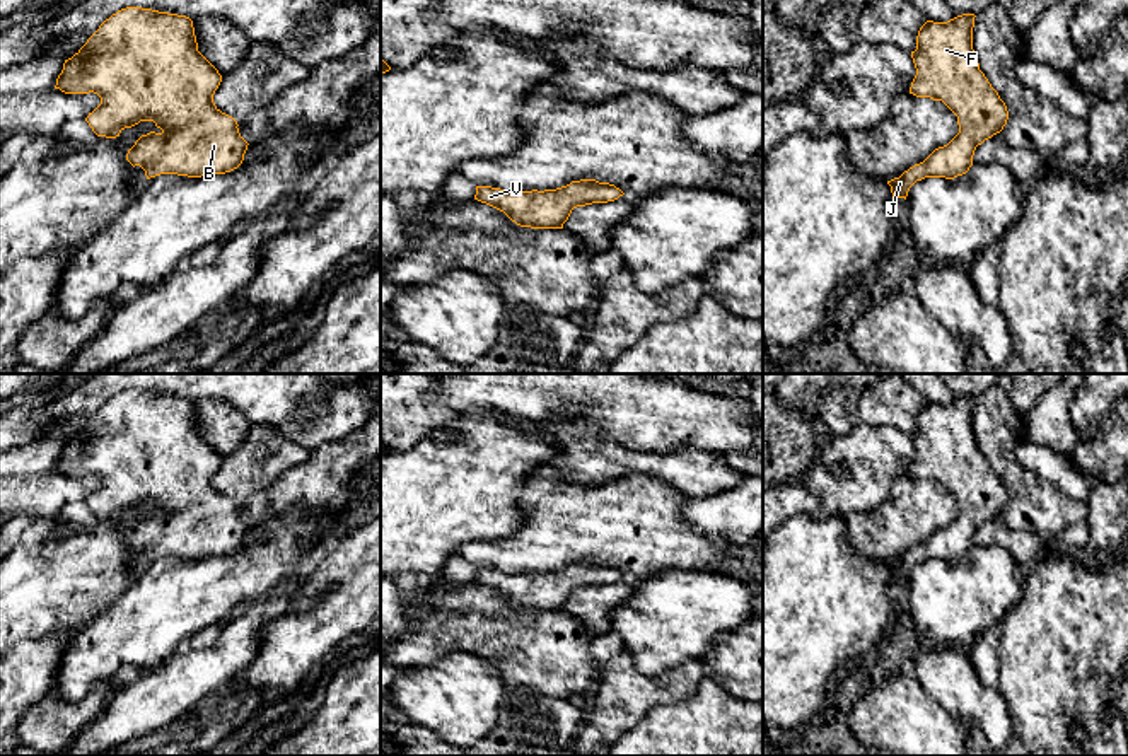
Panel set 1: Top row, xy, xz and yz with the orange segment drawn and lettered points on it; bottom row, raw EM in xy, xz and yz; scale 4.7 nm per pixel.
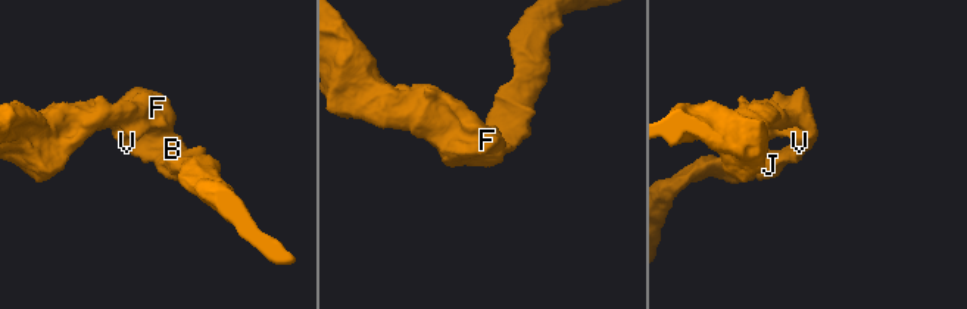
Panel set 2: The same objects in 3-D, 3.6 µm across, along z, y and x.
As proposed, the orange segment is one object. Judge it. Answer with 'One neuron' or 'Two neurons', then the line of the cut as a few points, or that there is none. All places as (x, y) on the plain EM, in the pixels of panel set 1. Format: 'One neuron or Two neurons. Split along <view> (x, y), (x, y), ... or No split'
One neuron. No split

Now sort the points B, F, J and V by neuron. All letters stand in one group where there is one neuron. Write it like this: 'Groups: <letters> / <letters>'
Groups: B F J V

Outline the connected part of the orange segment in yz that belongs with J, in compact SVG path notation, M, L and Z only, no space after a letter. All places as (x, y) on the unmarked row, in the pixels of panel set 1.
M962 396L947 404L927 403L918 413L916 432L911 433L916 457L910 476L942 483L957 498L959 515L947 527L935 531L923 544L887 563L893 580L906 582L910 570L925 560L954 561L966 556L973 548L976 529L1007 507L1007 488L980 452L973 432L974 399L974 396Z

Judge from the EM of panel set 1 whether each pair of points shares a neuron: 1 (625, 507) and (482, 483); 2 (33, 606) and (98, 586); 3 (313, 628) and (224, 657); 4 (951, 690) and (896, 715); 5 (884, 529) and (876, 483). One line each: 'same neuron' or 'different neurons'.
1: different neurons
2: same neuron
3: different neurons
4: different neurons
5: different neurons

